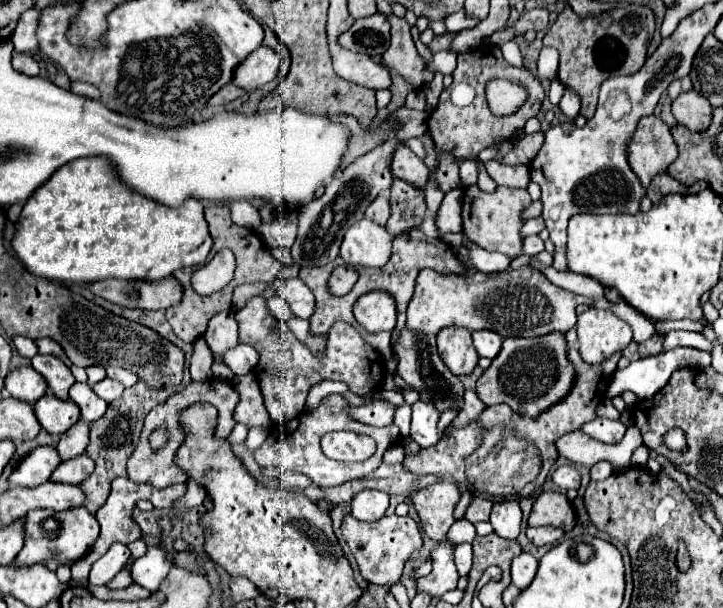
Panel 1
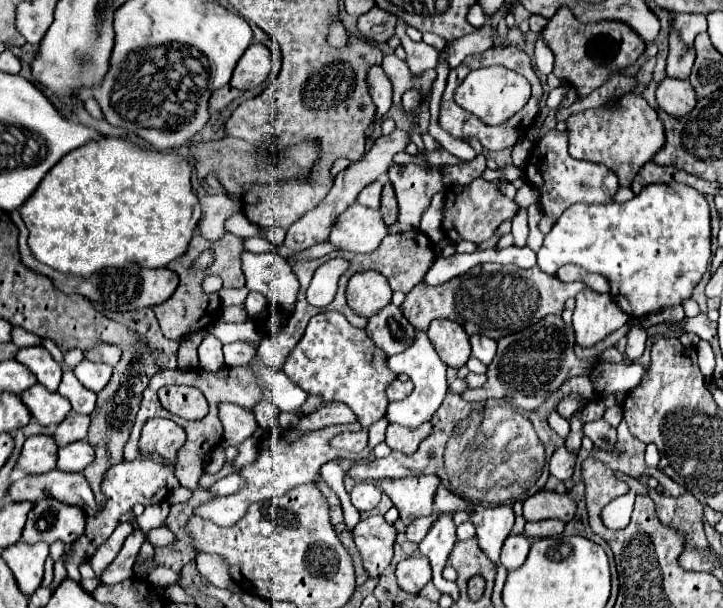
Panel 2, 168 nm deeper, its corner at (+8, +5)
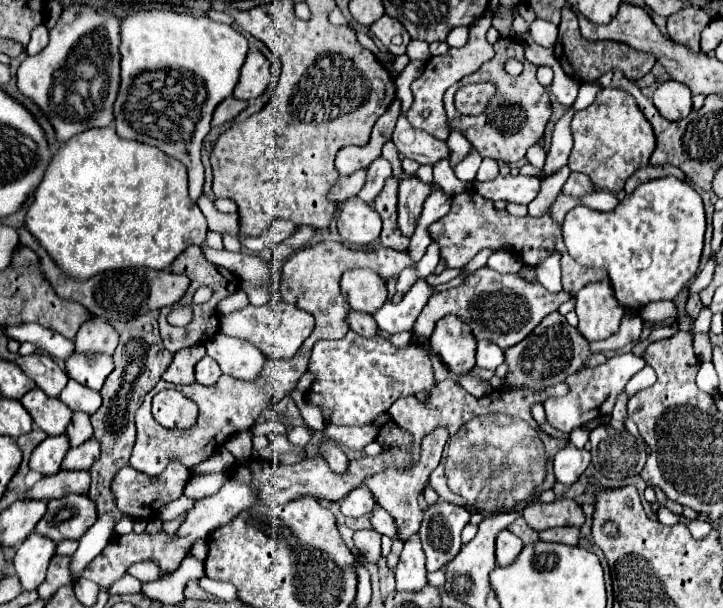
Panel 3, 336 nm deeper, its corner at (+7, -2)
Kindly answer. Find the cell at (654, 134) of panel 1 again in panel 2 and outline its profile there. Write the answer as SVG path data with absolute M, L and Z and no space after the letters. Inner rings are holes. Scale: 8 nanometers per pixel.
M625 93L615 107L597 107L567 117L569 153L573 159L591 161L611 169L621 187L629 187L637 171L653 159L665 143L665 129L655 109L637 93Z

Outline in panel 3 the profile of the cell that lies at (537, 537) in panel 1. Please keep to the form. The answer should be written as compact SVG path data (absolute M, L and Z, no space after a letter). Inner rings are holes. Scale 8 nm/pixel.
M562 526L562 528L548 528L548 530L542 530L540 534L540 540L542 542L560 542L560 544L576 544L578 542L578 528L572 528L572 526Z

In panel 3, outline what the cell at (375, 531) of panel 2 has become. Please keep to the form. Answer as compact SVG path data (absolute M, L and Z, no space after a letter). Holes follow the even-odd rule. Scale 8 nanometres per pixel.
M358 530L354 534L354 544L358 554L364 556L366 562L378 562L382 558L380 534L376 530Z

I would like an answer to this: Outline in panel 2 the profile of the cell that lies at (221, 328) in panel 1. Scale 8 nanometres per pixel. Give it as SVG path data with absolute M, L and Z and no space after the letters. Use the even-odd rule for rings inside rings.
M207 335L203 339L203 343L199 345L199 365L201 365L201 369L219 371L219 369L225 367L221 347L223 347L223 343L219 339L215 339L213 335Z

